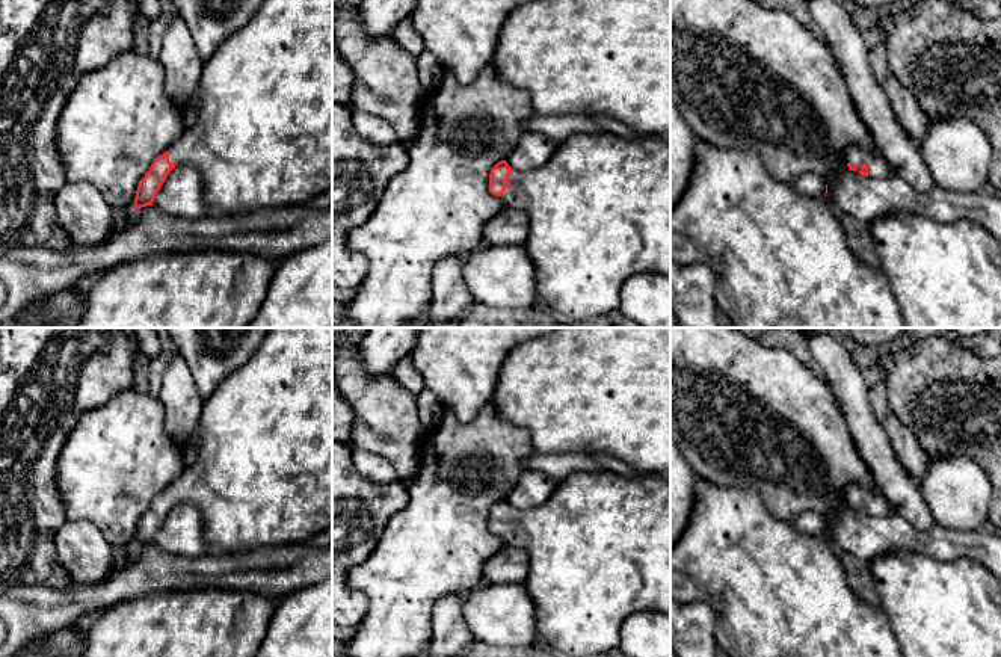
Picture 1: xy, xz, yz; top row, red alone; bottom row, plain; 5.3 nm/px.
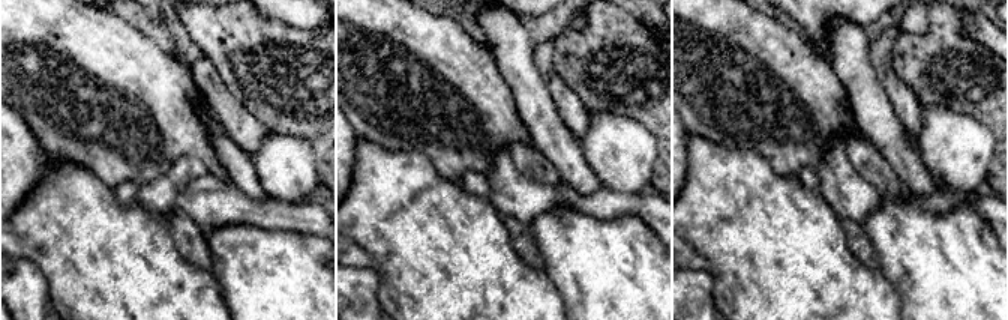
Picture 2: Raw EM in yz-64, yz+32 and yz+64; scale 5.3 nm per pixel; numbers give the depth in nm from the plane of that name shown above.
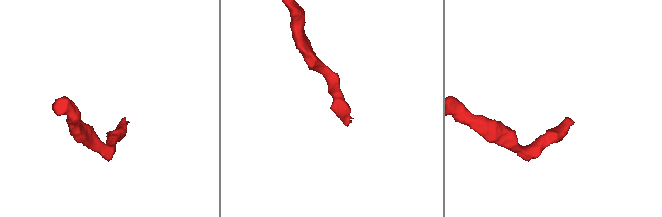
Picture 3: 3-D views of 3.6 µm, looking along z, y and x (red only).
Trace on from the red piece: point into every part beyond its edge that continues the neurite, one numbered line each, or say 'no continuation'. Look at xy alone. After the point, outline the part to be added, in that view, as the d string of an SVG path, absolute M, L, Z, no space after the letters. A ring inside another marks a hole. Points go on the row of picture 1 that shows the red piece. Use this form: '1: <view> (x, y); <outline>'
1: xy (263, 139); M264 0L239 32L226 38L204 62L199 79L199 119L168 150L174 165L190 163L204 175L204 196L210 213L249 214L264 208L310 204L332 189L332 0Z

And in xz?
1: xz (600, 209); M608 130L604 133L578 131L559 143L554 156L542 168L528 172L512 169L507 180L510 186L503 192L501 199L506 207L521 210L528 216L530 228L524 246L536 267L537 295L545 305L581 323L605 319L608 313L619 310L621 287L628 278L639 273L670 275L670 137L637 136L627 139Z

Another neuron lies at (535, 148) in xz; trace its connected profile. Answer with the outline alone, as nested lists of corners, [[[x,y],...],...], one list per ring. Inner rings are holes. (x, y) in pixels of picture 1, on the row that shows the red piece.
[[[527,130],[506,159],[507,165],[521,172],[542,168],[556,153],[559,143],[534,130]]]

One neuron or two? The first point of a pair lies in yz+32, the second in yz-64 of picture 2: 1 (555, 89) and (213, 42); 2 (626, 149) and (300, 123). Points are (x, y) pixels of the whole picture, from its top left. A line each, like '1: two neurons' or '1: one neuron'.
1: two neurons
2: two neurons

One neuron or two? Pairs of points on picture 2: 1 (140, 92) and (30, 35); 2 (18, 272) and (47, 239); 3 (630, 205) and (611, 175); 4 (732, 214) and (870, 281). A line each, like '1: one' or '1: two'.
1: one
2: two
3: two
4: one

